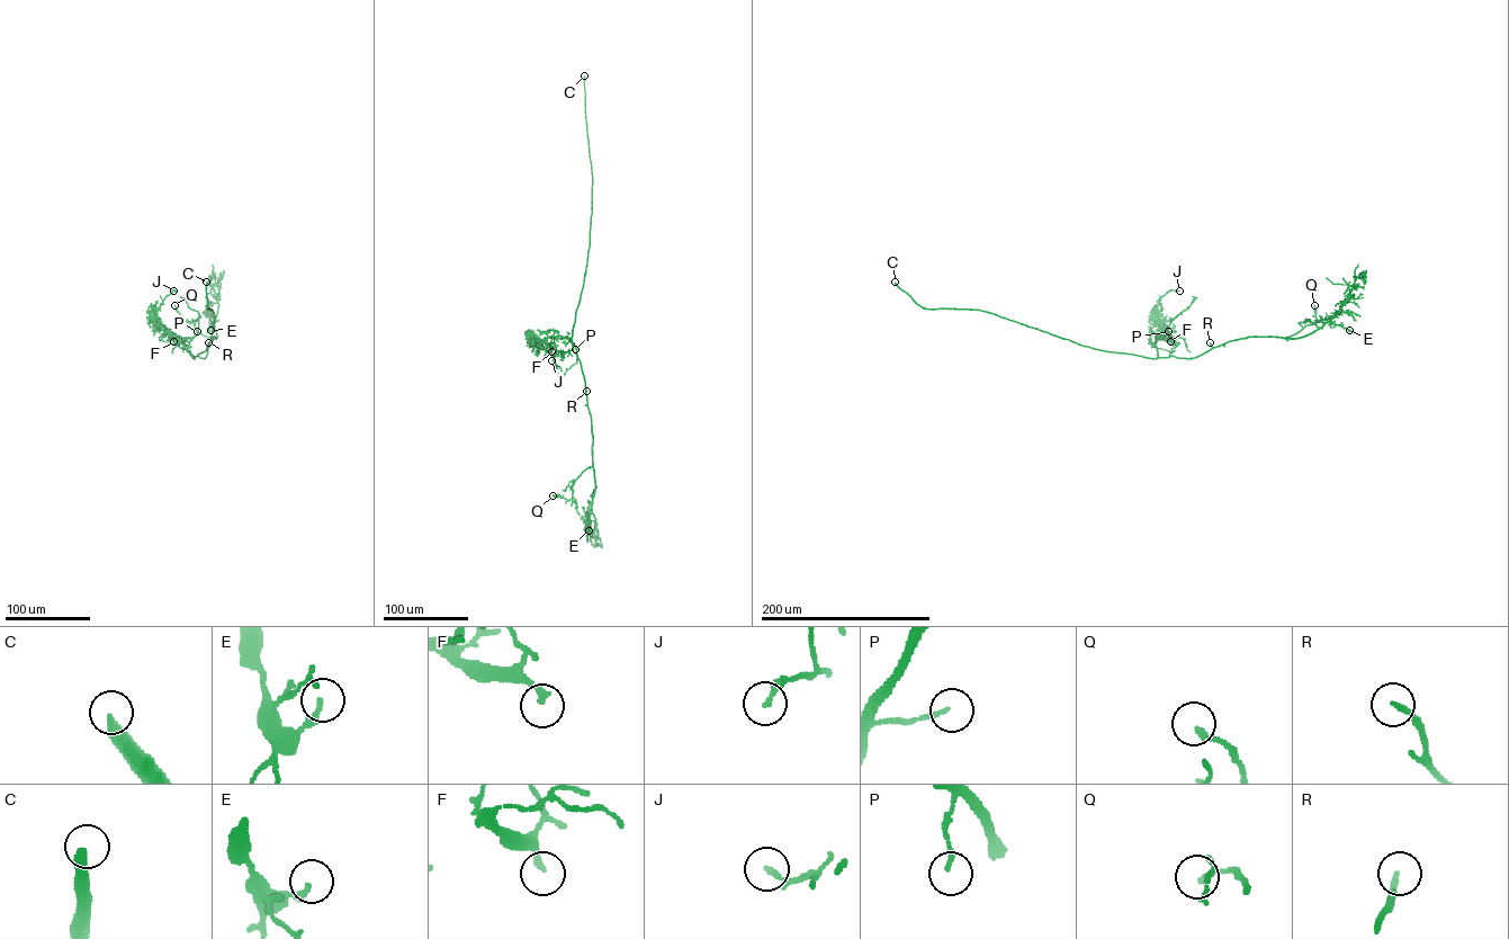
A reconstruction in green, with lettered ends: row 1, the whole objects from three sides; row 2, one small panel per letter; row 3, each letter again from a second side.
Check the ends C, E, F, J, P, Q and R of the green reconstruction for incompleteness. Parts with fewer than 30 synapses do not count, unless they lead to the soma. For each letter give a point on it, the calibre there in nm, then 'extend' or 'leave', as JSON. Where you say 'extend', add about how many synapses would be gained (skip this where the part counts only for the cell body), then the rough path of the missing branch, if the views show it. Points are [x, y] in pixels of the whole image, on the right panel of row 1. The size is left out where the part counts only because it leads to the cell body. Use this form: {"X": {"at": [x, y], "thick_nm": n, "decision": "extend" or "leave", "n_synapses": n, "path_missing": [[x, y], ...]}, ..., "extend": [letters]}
{"C": {"at": [895, 282], "thick_nm": 400, "decision": "extend", "n_synapses": 200, "path_missing": [[895, 282], [847, 253], [799, 238], [773, 220], [762, 196], [764, 172]]}, "E": {"at": [1349, 330], "thick_nm": 170, "decision": "leave"}, "F": {"at": [1170, 341], "thick_nm": 220, "decision": "leave"}, "J": {"at": [1179, 291], "thick_nm": 160, "decision": "leave"}, "P": {"at": [1168, 331], "thick_nm": 130, "decision": "leave"}, "Q": {"at": [1314, 305], "thick_nm": 150, "decision": "leave"}, "R": {"at": [1210, 342], "thick_nm": 170, "decision": "leave"}, "extend": ["C"]}

